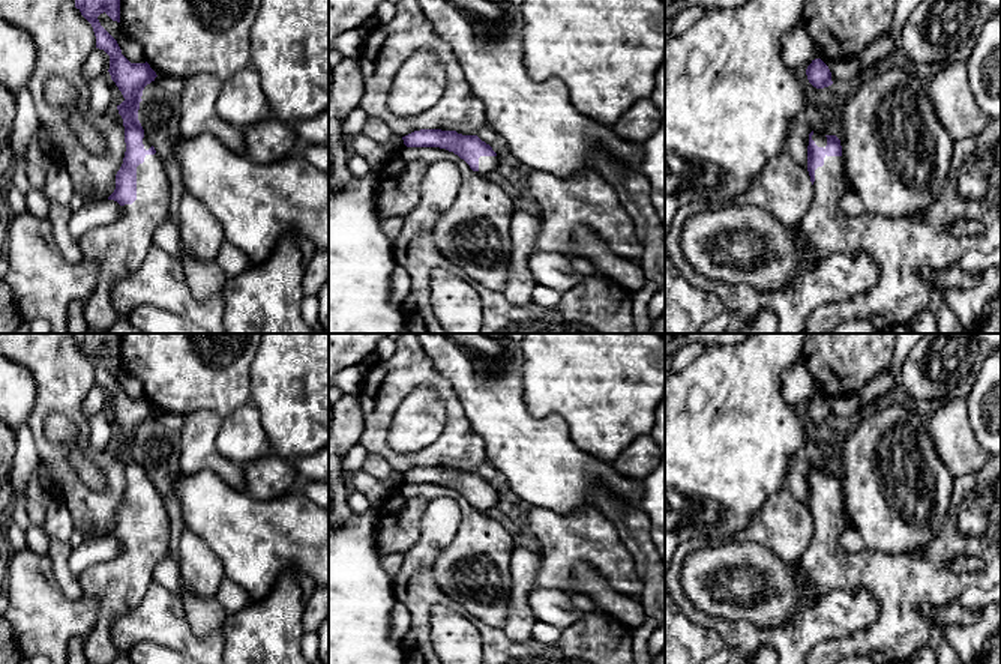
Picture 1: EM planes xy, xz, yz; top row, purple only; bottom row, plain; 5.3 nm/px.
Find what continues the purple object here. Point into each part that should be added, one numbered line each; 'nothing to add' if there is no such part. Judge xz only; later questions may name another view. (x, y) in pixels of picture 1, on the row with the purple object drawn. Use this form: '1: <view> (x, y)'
1: xz (486, 164)

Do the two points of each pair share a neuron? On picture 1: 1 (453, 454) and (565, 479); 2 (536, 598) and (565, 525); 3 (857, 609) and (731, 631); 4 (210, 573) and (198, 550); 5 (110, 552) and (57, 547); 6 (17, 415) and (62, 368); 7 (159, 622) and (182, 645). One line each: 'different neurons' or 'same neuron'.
1: different neurons
2: different neurons
3: same neuron
4: same neuron
5: different neurons
6: different neurons
7: same neuron

